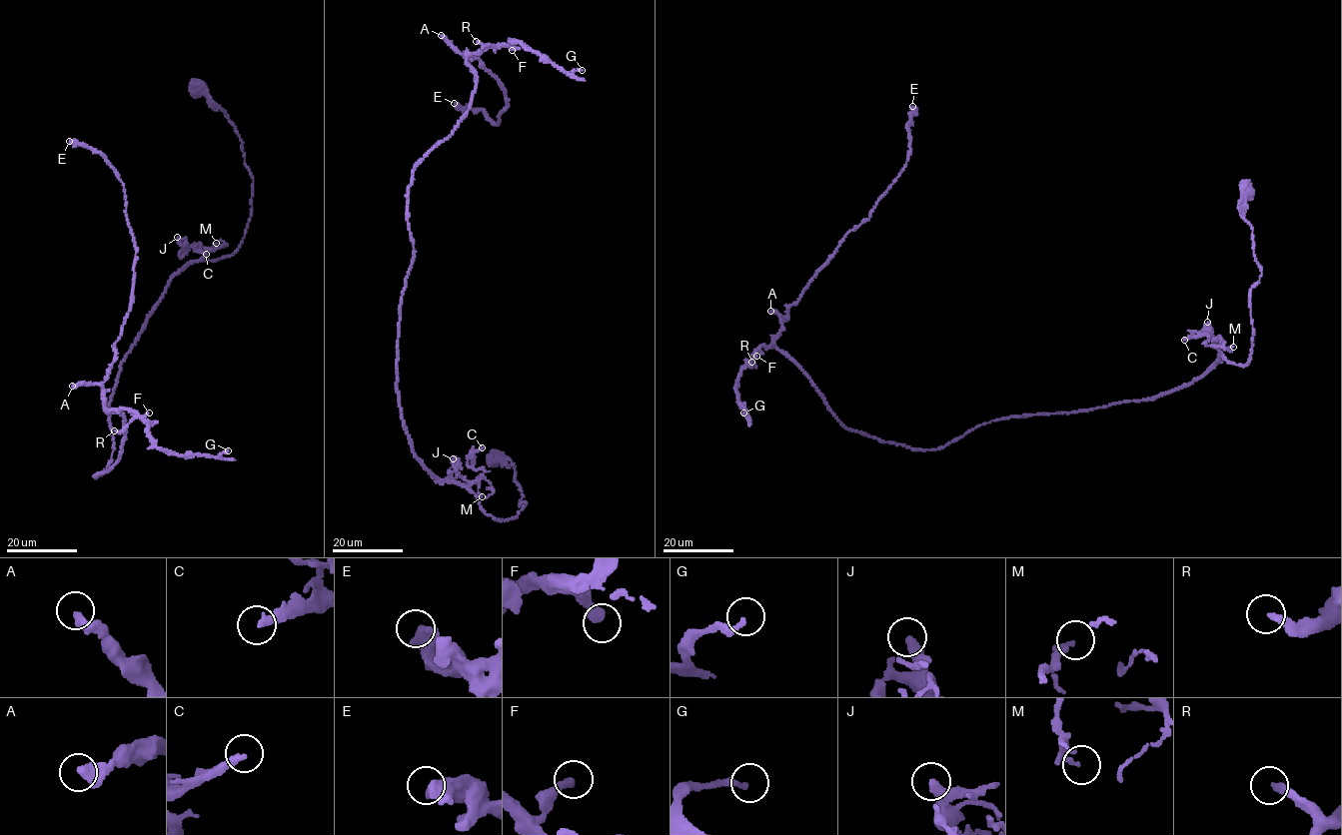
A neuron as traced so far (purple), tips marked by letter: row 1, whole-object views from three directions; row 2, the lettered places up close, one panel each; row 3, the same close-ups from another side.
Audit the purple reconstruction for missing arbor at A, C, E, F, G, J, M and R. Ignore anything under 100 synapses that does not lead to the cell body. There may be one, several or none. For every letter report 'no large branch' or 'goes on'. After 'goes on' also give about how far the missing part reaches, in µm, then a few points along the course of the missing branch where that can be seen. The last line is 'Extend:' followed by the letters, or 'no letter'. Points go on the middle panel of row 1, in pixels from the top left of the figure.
A: no large branch
C: no large branch
E: no large branch
F: no large branch
G: no large branch
J: no large branch
M: no large branch
R: no large branch
Extend: no letter

